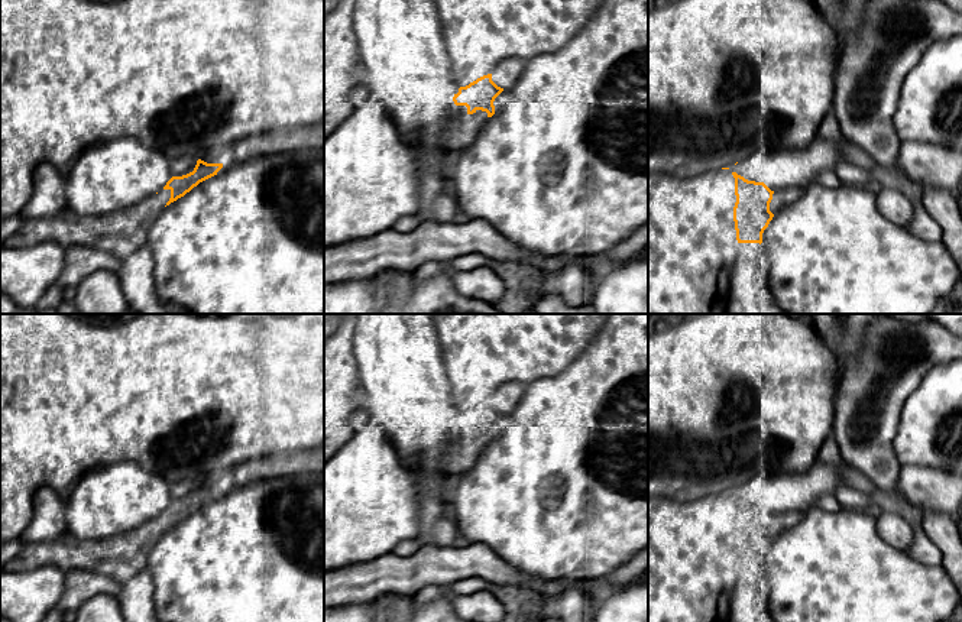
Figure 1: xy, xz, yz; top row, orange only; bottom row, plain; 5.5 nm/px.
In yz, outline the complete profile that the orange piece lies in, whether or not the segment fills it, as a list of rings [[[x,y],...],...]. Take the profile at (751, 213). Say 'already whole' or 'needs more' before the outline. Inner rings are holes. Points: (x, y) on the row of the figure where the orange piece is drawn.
needs more; [[[732,172],[736,203],[733,221],[738,243],[762,243],[762,233],[774,214],[801,197],[803,189],[771,191],[764,182],[748,181]]]

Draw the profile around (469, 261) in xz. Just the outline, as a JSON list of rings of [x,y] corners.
[[[464,253],[448,262],[450,270],[464,272],[488,266],[488,257],[482,253]]]

